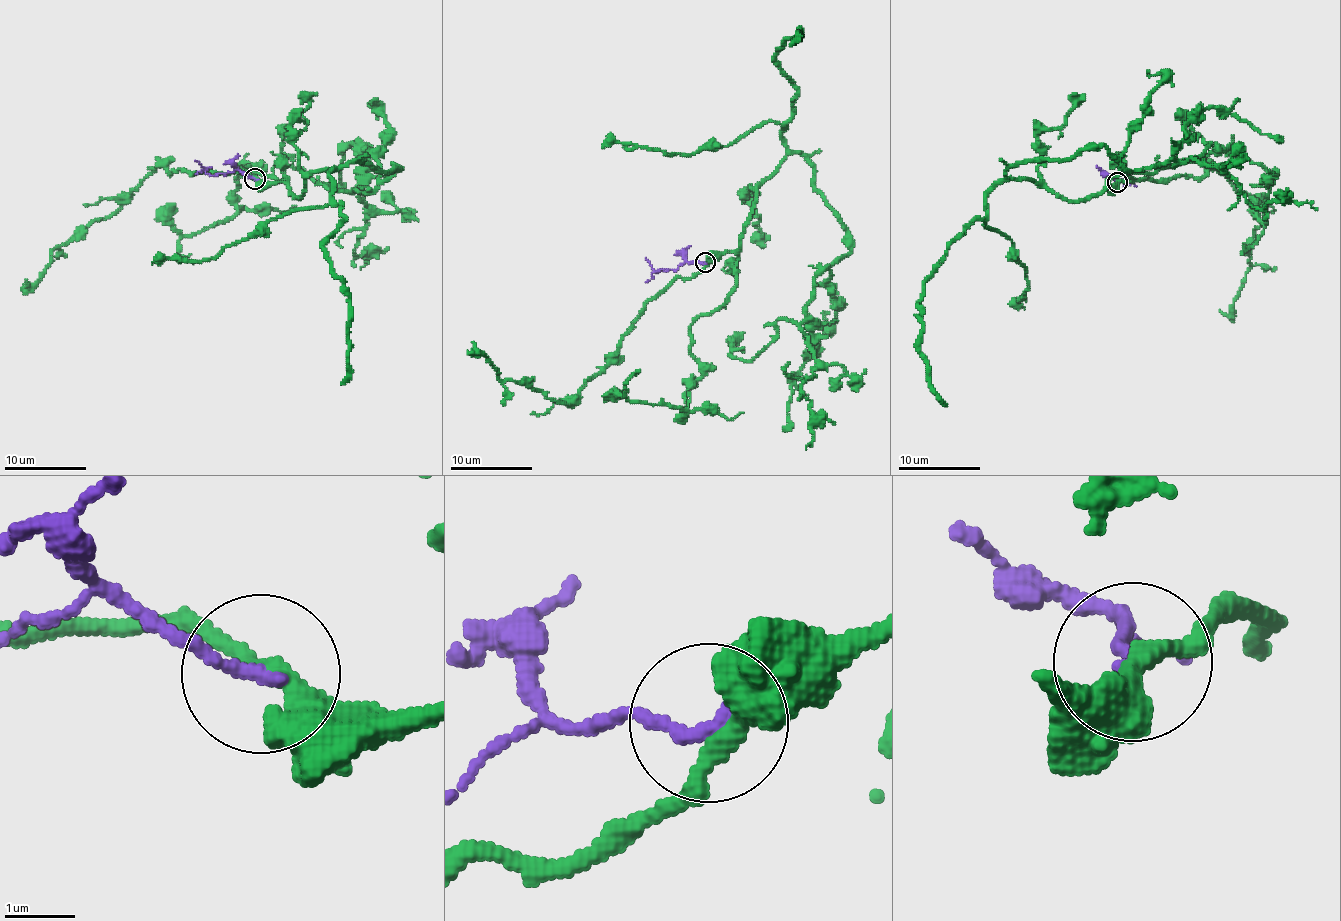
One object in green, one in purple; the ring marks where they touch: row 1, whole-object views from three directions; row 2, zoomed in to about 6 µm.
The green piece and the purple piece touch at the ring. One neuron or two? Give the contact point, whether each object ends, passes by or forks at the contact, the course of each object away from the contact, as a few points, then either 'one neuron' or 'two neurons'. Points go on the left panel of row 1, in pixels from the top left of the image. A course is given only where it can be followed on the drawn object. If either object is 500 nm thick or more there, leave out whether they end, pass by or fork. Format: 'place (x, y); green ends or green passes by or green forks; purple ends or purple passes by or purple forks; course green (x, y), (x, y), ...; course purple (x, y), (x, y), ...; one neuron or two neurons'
place (255, 178); green passes by; purple ends; course green (256, 178), (298, 197), (314, 172), (361, 160), (399, 171), (352, 191), (369, 210), (361, 270); course purple (254, 178), (238, 169), (209, 175), (195, 160); two neurons

